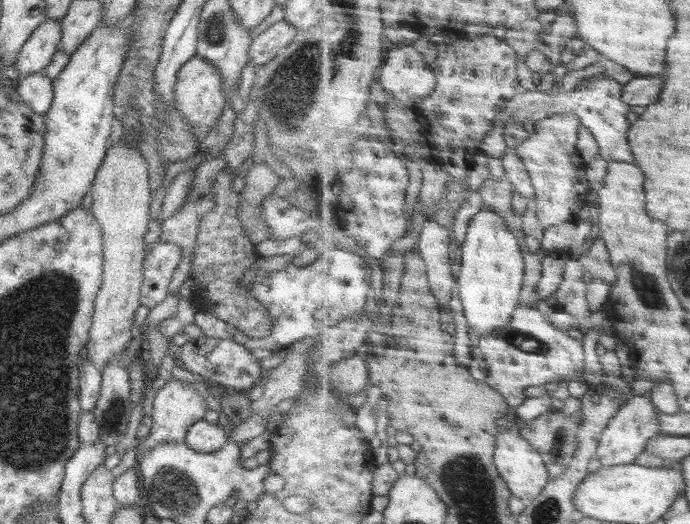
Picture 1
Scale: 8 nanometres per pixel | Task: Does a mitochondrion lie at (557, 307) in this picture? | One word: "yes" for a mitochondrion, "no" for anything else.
no

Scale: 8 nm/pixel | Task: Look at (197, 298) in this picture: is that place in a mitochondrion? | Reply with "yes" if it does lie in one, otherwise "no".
no

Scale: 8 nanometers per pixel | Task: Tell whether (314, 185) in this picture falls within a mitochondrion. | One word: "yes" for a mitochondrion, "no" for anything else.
no

